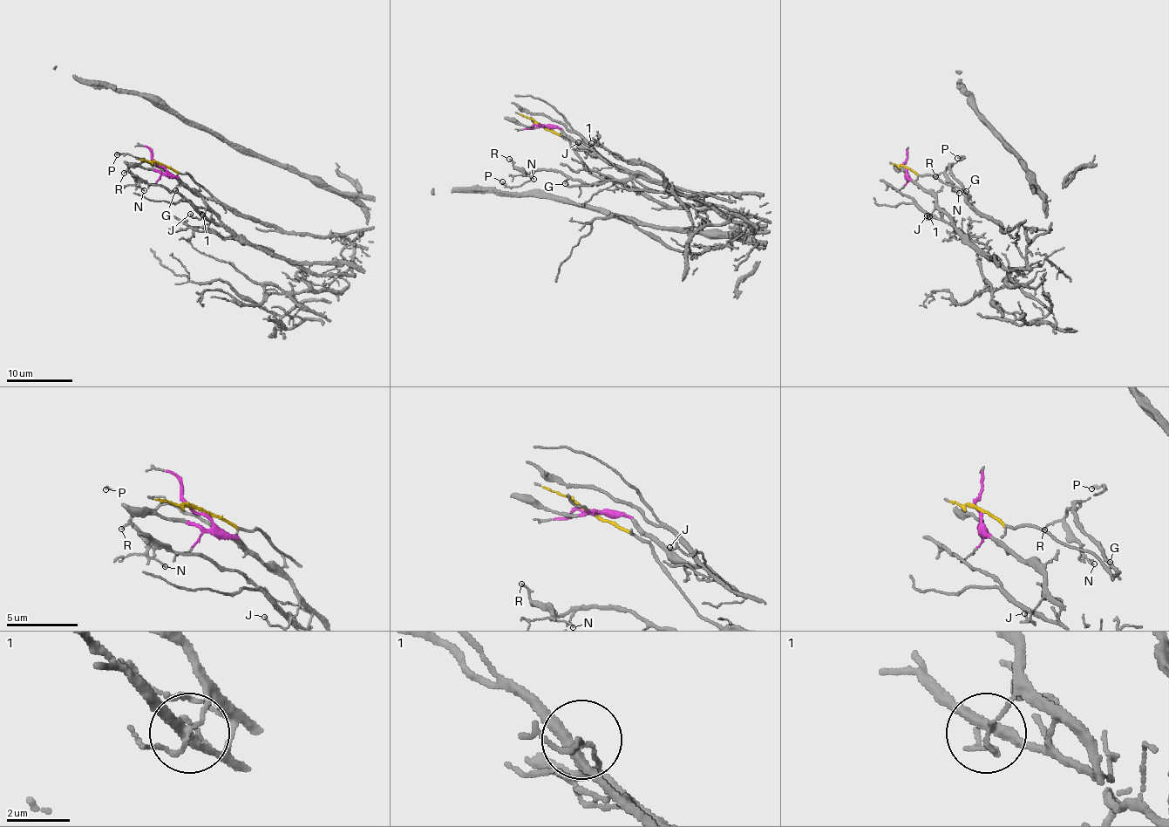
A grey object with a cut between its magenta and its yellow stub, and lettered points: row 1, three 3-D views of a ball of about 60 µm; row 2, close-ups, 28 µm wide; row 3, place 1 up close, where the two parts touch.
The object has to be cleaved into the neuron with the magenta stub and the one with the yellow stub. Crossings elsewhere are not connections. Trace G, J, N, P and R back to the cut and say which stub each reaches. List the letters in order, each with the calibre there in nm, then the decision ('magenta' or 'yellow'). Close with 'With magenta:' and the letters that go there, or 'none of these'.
G: 150 nm thick; yellow
J: 120 nm thick; magenta
N: 110 nm thick; yellow
P: 150 nm thick; yellow
R: 120 nm thick; yellow
With magenta: J

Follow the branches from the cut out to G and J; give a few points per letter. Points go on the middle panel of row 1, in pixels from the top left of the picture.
G: (540, 125), (553, 130), (570, 143), (572, 149), (586, 167), (601, 179), (587, 184), (569, 177), (565, 184)
J: (540, 125), (559, 127), (589, 150), (594, 146), (577, 141)

